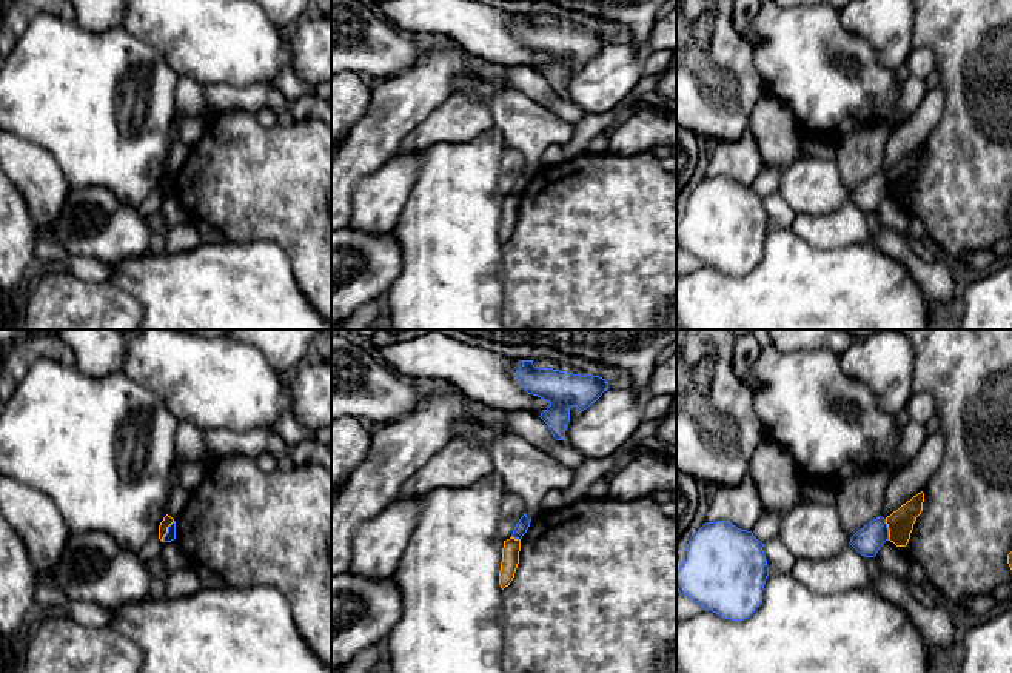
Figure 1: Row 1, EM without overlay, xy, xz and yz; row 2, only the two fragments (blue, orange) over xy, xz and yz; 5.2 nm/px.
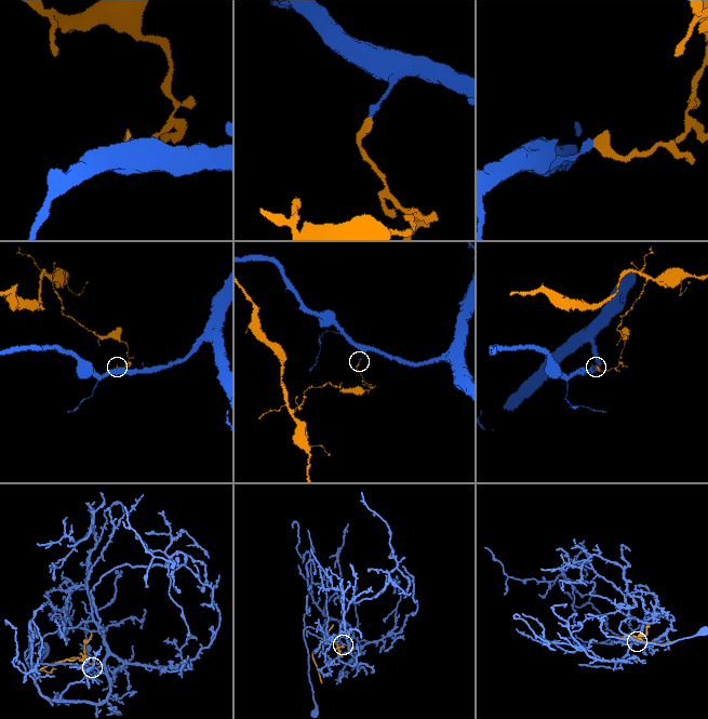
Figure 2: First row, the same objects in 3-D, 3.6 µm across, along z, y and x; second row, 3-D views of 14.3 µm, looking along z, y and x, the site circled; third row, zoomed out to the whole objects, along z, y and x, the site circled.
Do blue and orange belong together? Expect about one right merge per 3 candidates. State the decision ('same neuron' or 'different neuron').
different neuron

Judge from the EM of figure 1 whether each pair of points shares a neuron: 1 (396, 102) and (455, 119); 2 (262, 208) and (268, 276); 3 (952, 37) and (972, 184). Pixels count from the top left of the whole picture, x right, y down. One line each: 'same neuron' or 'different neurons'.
1: different neurons
2: different neurons
3: same neuron

